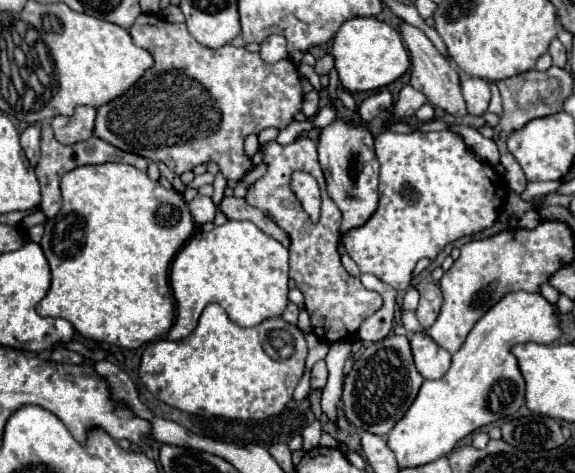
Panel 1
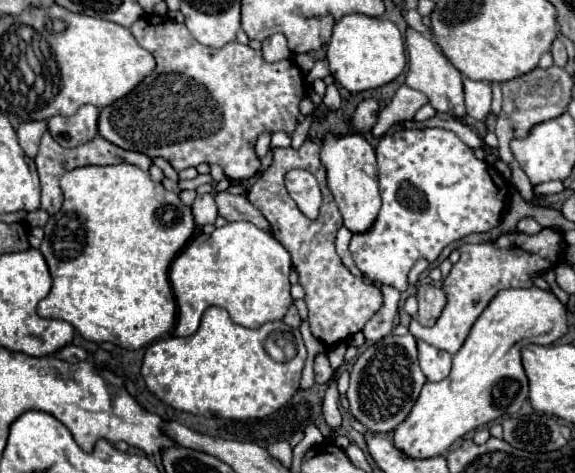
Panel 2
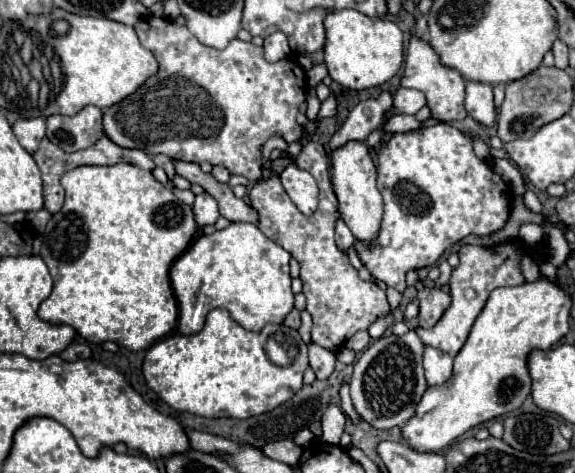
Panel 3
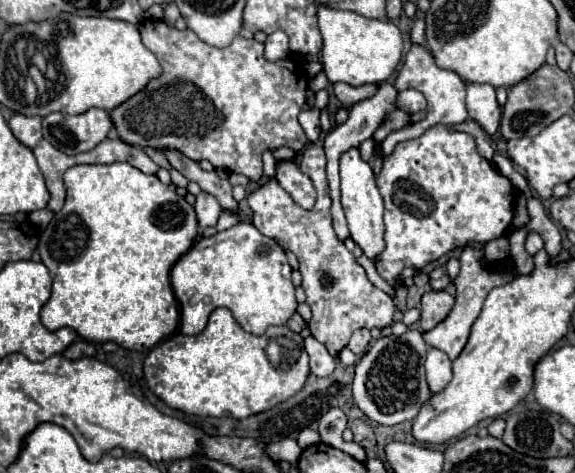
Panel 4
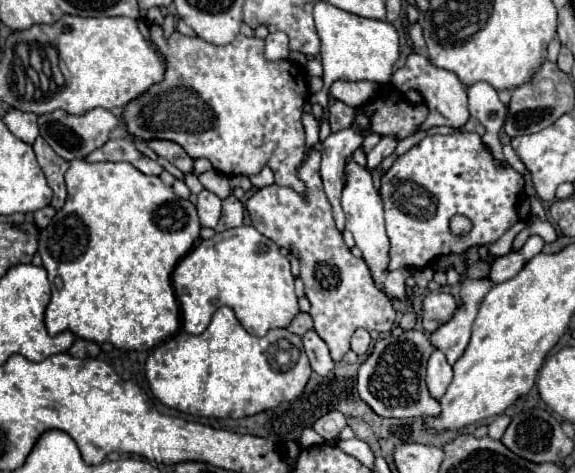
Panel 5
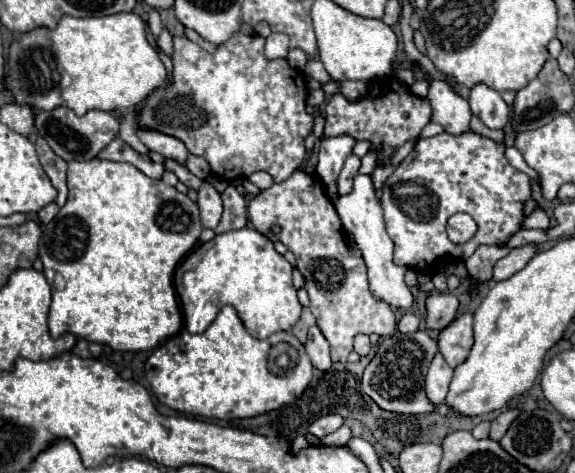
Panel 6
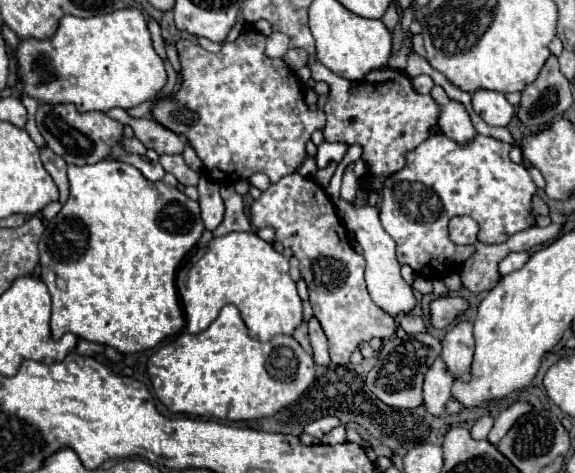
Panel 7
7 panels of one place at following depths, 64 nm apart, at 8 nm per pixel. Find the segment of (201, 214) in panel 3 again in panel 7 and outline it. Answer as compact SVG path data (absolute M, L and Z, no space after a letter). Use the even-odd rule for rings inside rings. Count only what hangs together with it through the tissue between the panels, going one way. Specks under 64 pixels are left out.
M200 178L198 184L198 194L200 194L200 210L202 210L202 222L206 230L214 230L222 218L224 218L224 202L220 198L220 190L216 182L210 182L208 178Z

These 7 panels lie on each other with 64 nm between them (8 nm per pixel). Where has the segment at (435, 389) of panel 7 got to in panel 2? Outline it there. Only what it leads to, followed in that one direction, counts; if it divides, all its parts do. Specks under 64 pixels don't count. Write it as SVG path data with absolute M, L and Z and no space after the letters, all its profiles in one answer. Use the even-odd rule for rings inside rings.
M418 340L416 344L418 344L418 362L428 382L444 380L452 368L452 354L438 350L424 340Z

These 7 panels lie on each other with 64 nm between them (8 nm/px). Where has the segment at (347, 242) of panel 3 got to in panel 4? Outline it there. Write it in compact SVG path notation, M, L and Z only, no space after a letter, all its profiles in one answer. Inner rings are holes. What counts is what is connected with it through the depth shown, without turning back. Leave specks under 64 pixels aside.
M384 82L378 92L368 98L368 100L362 100L358 104L352 106L350 114L348 114L348 120L340 126L336 126L328 138L324 140L324 150L326 150L326 158L328 158L328 166L326 166L326 172L328 172L328 184L330 184L330 196L332 196L332 218L334 218L334 230L336 230L336 236L340 242L344 242L346 238L350 238L350 232L348 232L348 226L346 226L346 218L344 218L344 212L342 212L342 204L340 204L340 176L338 176L338 160L340 156L354 148L354 146L360 146L364 140L368 140L384 122L384 118L396 110L396 88L388 82Z

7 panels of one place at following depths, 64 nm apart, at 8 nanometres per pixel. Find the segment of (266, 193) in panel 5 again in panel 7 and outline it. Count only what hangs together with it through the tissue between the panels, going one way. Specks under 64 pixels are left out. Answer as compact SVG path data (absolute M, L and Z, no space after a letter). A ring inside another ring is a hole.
M298 172L284 176L252 202L250 222L256 230L272 226L276 230L274 240L290 248L300 260L300 274L308 284L314 316L330 342L332 364L346 366L350 354L358 350L362 340L386 340L394 336L396 320L372 302L364 282L364 256L352 248L332 200L316 180L304 178Z

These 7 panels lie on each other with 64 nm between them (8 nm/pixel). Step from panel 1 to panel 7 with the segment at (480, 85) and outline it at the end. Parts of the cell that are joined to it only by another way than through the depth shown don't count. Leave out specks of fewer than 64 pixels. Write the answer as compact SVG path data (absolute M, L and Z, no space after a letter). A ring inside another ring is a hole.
M476 90L472 94L472 108L490 126L508 126L514 116L514 108L504 94L492 90Z

